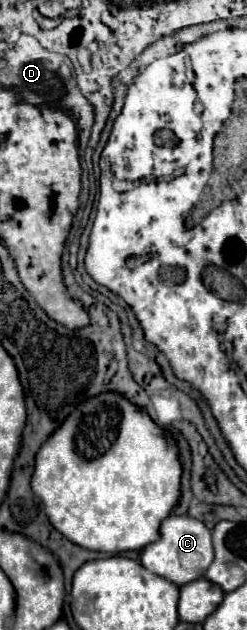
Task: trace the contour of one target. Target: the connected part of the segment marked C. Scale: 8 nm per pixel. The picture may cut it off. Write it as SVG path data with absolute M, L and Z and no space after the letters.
M171 515L161 525L161 539L155 543L149 543L141 551L141 563L143 567L151 569L155 575L167 577L175 585L185 585L189 581L195 581L205 575L207 567L213 561L213 547L211 547L211 531L205 527L205 523L189 517L189 515Z

